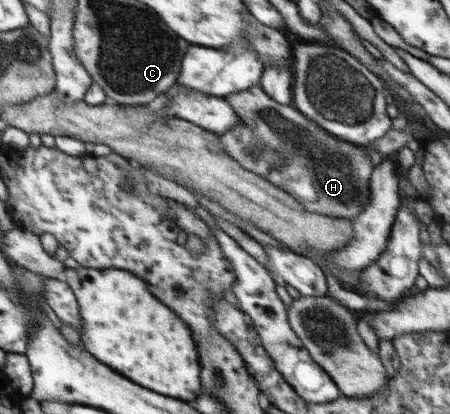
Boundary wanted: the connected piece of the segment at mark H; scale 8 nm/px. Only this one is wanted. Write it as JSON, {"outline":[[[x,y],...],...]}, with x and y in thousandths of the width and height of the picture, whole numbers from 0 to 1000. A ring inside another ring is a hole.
{"outline":[[[576,203],[496,239],[516,254],[520,271],[560,312],[560,321],[578,341],[587,341],[587,360],[604,355],[613,374],[631,374],[640,365],[642,389],[596,418],[591,430],[638,461],[658,488],[671,493],[676,507],[780,531],[796,524],[800,510],[822,490],[820,437],[827,394],[822,379],[804,374],[800,355],[791,355],[791,348],[749,336],[716,314],[716,307],[698,292],[684,292],[676,275],[649,254],[613,249],[587,225]]]}

